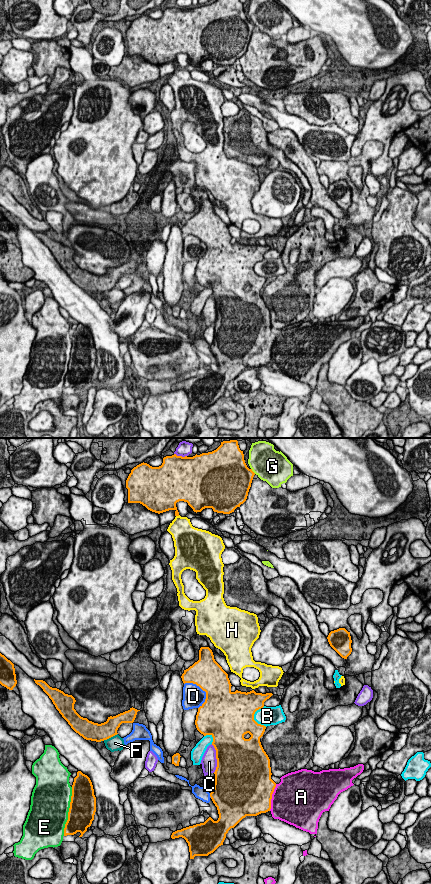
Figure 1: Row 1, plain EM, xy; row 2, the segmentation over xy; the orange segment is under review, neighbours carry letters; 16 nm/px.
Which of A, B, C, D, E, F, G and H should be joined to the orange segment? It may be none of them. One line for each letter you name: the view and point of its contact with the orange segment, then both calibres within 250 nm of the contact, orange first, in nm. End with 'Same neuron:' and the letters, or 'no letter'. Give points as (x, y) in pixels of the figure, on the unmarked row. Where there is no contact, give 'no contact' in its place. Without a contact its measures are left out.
A: meets orange in xy at (271, 349); 500 nm thick on the orange side, 480 nm on the other
Same neuron: A

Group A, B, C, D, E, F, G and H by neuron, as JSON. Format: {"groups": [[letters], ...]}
{"groups": [["A"], ["B"], ["C"], ["D"], ["E"], ["F"], ["G"], ["H"]]}

